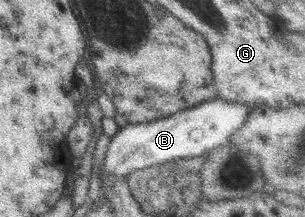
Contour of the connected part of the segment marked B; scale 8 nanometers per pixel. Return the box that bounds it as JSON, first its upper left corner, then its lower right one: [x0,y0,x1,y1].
[102,99,250,180]

